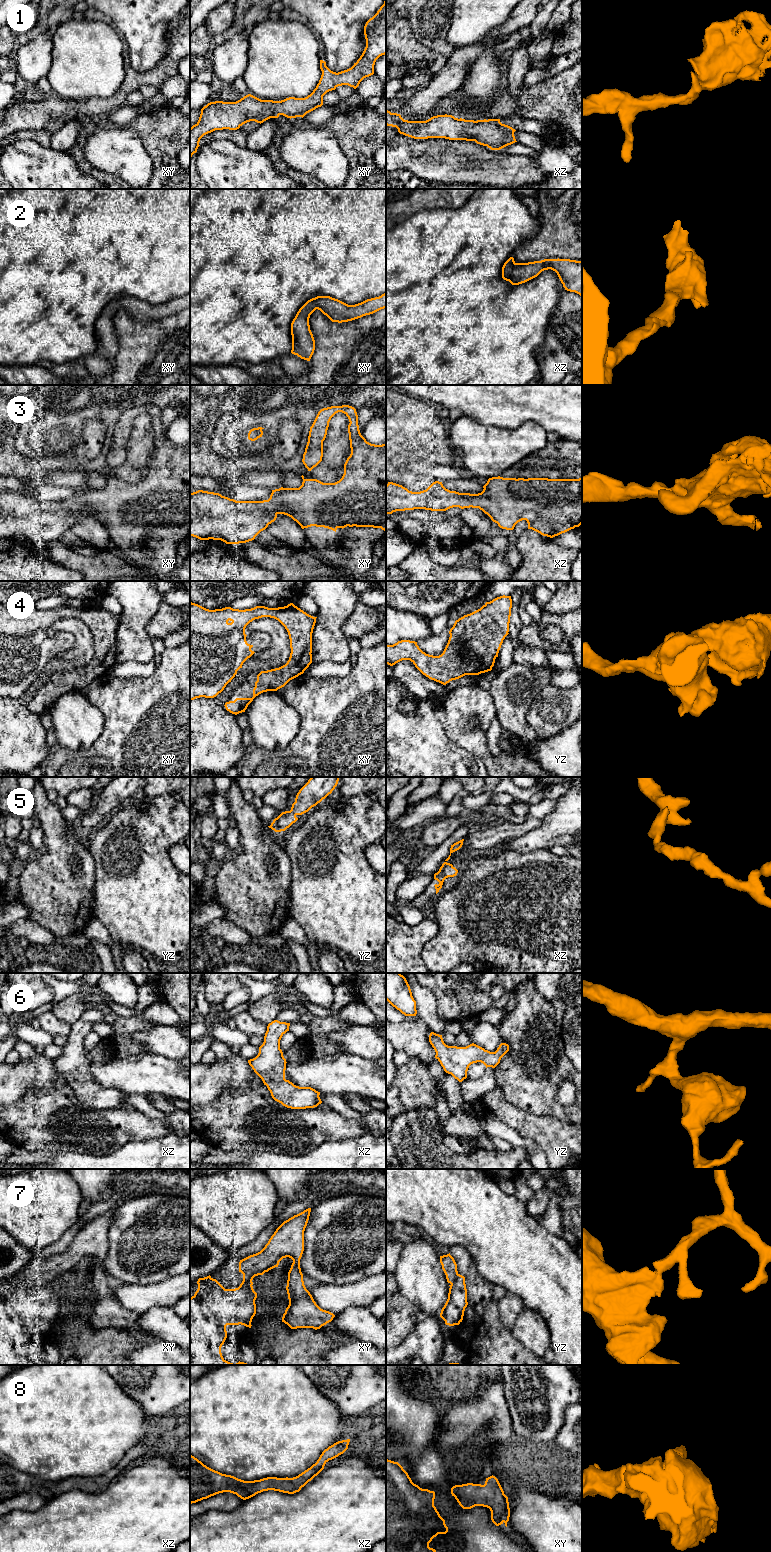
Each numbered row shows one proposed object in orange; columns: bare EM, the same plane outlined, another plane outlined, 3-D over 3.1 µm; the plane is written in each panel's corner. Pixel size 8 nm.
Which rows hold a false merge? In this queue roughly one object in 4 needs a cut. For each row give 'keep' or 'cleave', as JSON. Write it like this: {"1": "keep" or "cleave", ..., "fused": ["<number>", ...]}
{"1": "keep", "2": "keep", "3": "keep", "4": "keep", "5": "keep", "6": "keep", "7": "cleave", "8": "keep", "fused": ["7"]}

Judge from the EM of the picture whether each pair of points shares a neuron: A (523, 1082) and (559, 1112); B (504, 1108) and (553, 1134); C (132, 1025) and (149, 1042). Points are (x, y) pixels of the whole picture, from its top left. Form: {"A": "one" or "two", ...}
{"A": "one", "B": "one", "C": "two"}

